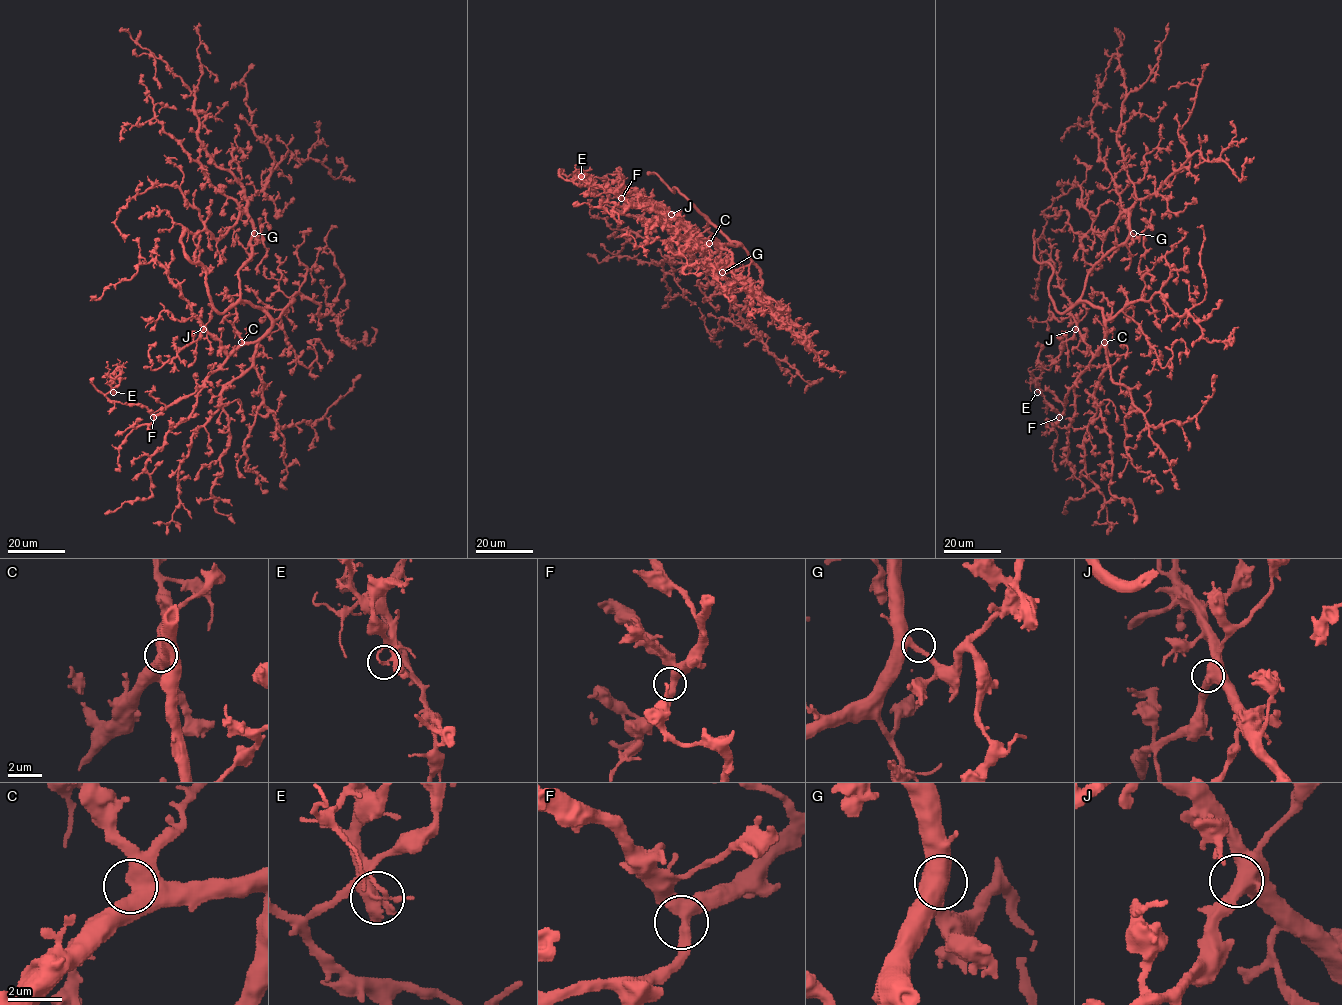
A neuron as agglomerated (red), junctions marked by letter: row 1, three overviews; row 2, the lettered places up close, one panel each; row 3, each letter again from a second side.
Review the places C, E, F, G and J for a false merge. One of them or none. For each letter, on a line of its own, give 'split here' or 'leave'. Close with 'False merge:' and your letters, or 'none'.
C: leave
E: split here
F: leave
G: leave
J: leave
False merge: E

